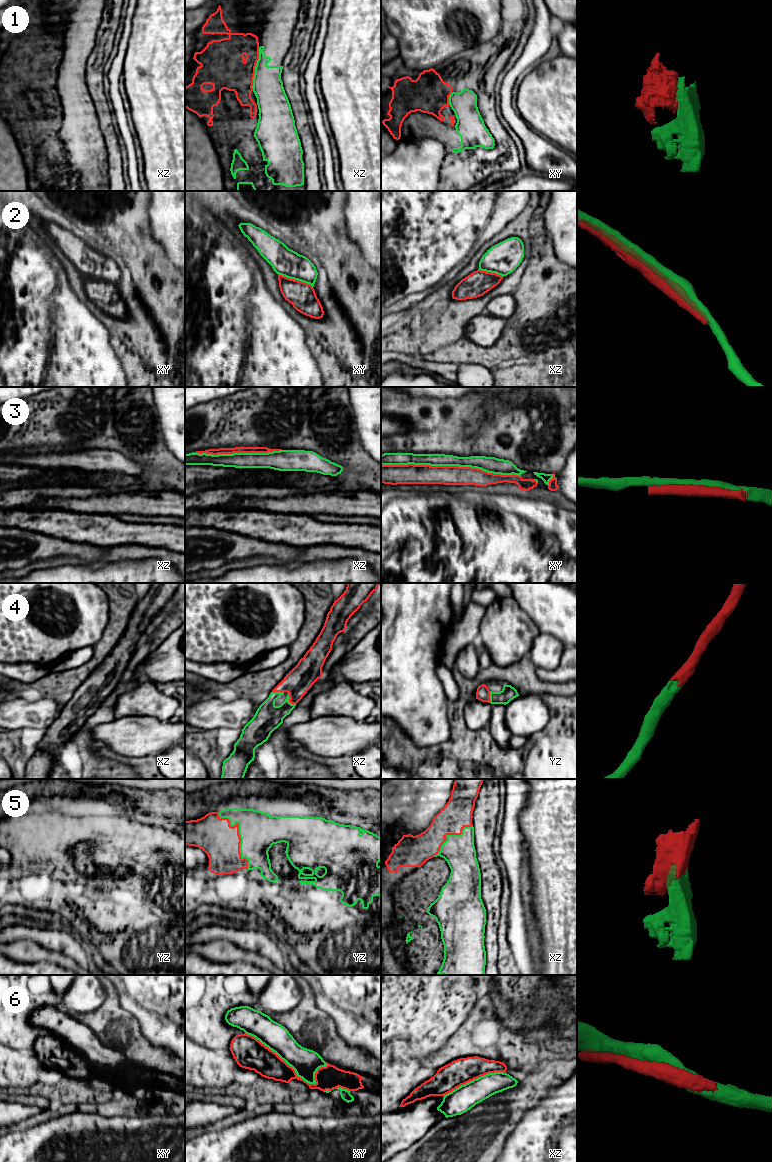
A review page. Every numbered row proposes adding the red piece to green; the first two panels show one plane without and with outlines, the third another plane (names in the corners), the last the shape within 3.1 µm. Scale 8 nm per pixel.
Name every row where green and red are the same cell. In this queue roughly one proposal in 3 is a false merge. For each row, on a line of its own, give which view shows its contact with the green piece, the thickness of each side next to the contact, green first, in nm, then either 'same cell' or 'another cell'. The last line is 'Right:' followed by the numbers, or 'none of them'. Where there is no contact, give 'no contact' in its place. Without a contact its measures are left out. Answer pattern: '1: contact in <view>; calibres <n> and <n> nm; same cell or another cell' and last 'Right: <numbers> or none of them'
1: contact in xz; calibres 240 and 340 nm; another cell
2: contact in xy; calibres 220 and 220 nm; another cell
3: contact in xy; calibres 110 and 160 nm; another cell
4: contact in xz; calibres 220 and 220 nm; same cell
5: contact in yz; calibres 300 and 300 nm; same cell
6: contact in xy; calibres 220 and 220 nm; another cell
Right: 4, 5

